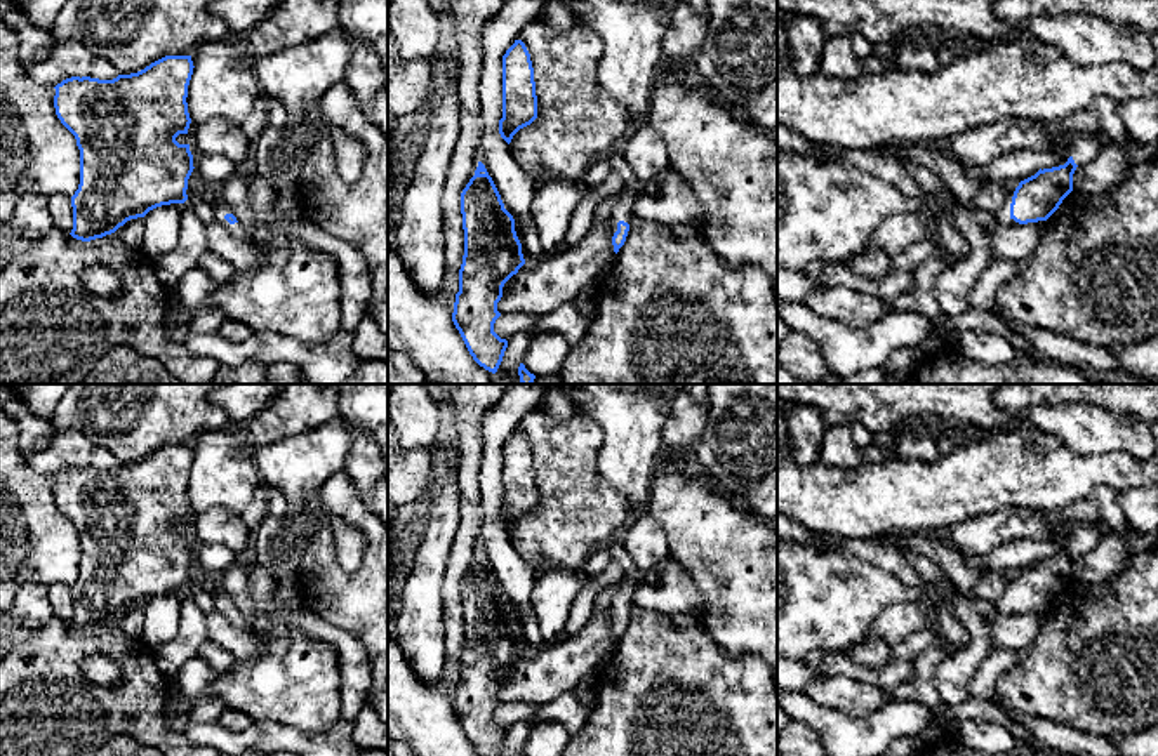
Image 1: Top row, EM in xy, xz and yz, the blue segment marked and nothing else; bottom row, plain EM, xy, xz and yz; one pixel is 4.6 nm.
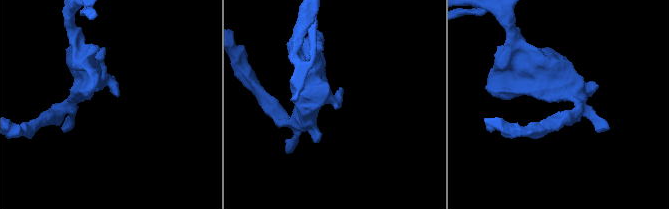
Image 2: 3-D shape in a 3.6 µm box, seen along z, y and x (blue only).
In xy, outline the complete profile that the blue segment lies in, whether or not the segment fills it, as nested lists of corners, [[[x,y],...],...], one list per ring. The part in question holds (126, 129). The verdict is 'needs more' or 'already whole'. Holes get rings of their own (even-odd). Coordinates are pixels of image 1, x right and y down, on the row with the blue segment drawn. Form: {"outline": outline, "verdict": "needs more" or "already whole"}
{"outline": [[[165,56],[113,80],[71,76],[54,87],[56,115],[80,149],[80,184],[71,196],[73,238],[103,238],[156,207],[188,200],[193,155],[176,137],[188,134],[191,123],[186,97],[193,68],[191,56]]], "verdict": "already whole"}

